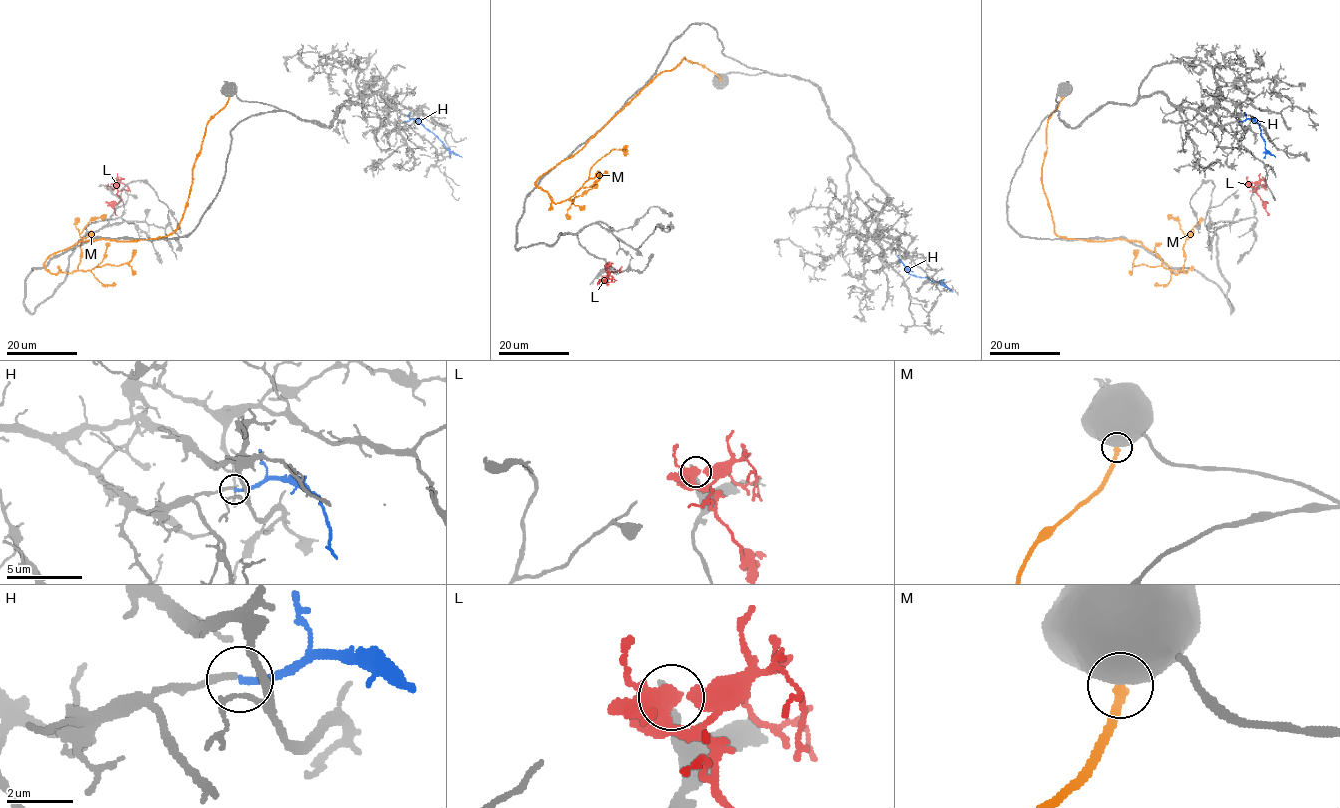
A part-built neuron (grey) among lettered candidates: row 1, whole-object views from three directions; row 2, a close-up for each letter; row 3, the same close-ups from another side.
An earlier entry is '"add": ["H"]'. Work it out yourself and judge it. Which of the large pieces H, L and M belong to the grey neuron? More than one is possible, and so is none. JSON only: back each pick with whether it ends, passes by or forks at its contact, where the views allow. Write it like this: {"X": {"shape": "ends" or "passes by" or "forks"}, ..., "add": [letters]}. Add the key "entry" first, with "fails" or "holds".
{"entry": "holds", "H": {"shape": "ends"}, "add": ["H"]}

